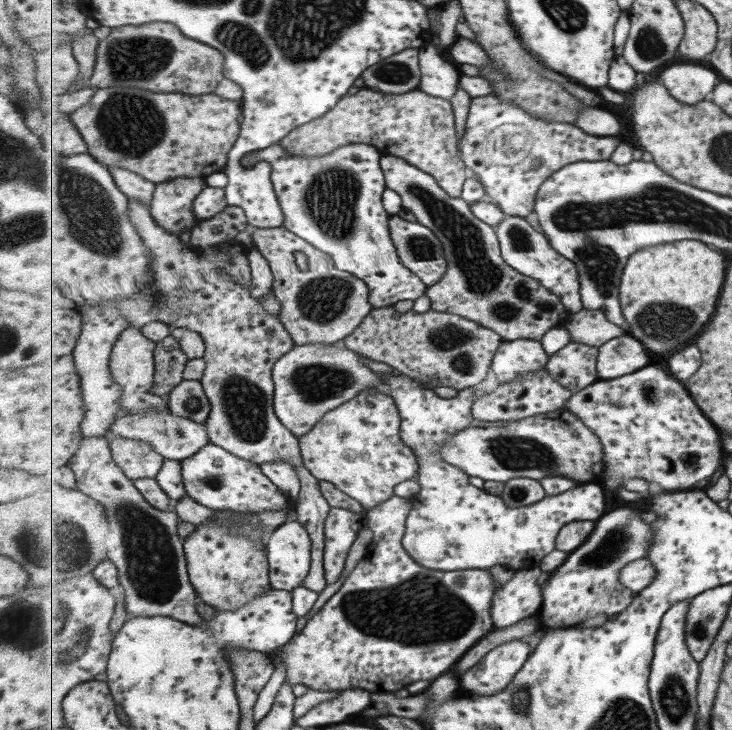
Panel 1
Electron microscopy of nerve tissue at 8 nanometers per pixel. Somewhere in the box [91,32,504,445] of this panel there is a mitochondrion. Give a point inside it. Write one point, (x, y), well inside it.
(127, 122)

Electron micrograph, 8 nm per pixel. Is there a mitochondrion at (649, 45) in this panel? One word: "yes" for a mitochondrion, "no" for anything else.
yes

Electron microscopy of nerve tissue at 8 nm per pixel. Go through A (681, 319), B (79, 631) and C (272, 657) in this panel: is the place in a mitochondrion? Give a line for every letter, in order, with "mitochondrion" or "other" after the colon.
A: mitochondrion
B: mitochondrion
C: other

